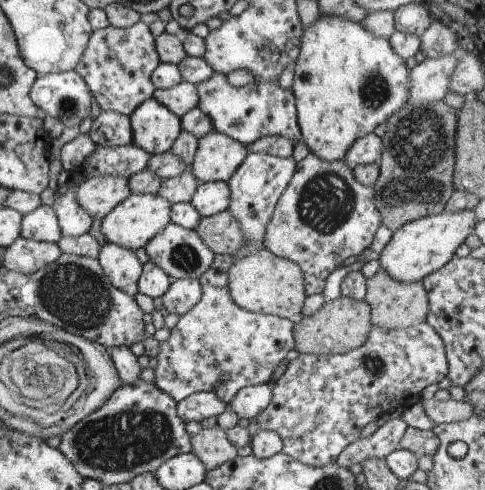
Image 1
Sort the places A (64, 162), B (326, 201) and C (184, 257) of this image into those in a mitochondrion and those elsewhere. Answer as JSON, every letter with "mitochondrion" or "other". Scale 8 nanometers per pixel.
{"A":"other","B":"mitochondrion","C":"mitochondrion"}

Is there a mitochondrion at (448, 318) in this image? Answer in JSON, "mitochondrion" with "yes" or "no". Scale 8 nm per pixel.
{"mitochondrion":"no"}

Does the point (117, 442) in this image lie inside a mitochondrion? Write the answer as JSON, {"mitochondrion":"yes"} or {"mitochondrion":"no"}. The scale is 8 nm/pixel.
{"mitochondrion":"yes"}

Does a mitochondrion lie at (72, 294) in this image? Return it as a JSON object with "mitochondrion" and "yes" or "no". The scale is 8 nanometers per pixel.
{"mitochondrion":"yes"}

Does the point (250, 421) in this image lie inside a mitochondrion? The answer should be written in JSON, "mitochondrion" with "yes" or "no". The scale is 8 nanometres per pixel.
{"mitochondrion":"no"}

